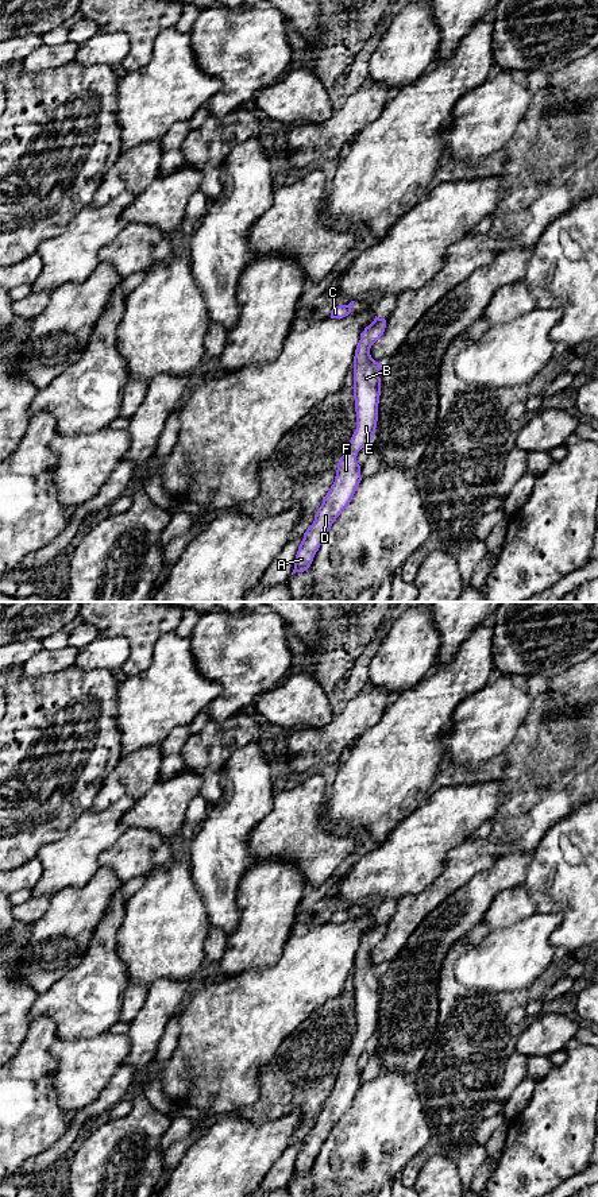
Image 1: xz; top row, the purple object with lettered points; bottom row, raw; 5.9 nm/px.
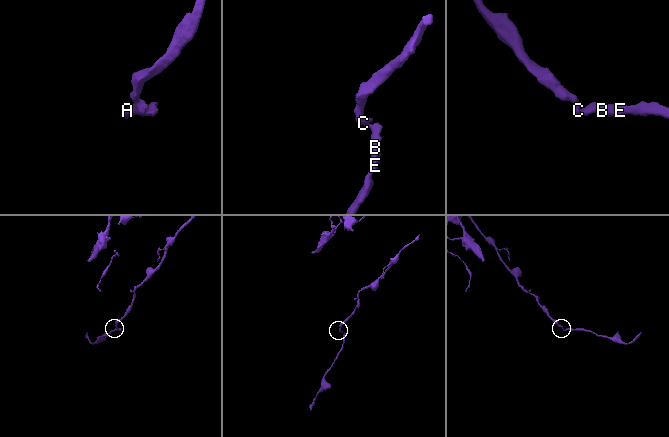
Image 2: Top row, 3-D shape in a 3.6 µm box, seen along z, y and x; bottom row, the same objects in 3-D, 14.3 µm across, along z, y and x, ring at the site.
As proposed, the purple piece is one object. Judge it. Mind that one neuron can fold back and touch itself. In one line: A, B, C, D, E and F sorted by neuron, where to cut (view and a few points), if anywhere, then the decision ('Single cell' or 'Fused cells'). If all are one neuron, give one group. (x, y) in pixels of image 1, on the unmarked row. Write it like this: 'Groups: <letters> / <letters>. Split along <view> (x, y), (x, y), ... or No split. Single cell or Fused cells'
Groups: A B C D E F. No split. Single cell

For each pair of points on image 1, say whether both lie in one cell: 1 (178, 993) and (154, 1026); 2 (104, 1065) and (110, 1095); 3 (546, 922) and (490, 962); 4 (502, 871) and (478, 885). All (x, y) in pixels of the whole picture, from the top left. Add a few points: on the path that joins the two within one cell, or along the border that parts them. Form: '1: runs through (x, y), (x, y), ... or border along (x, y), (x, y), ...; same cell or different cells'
1: runs through (170, 1001), (154, 1018); same cell
2: border along (123, 1062), (101, 1093), (85, 1105); different cells
3: runs through (532, 935), (504, 961); same cell
4: runs through (497, 876), (483, 885); same cell

